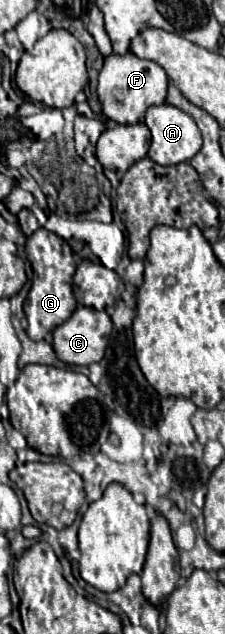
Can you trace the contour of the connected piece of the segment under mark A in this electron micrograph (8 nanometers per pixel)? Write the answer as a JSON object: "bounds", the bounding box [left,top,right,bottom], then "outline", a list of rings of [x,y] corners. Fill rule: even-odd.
{"bounds":[146,103,200,165],"outline":[[[162,103],[162,105],[154,105],[146,111],[146,125],[152,131],[152,141],[150,141],[150,149],[148,149],[148,157],[158,163],[158,165],[178,165],[182,161],[190,161],[198,151],[200,151],[200,129],[196,125],[196,121],[192,121],[190,115],[186,115],[184,111],[176,109],[174,105]]]}

